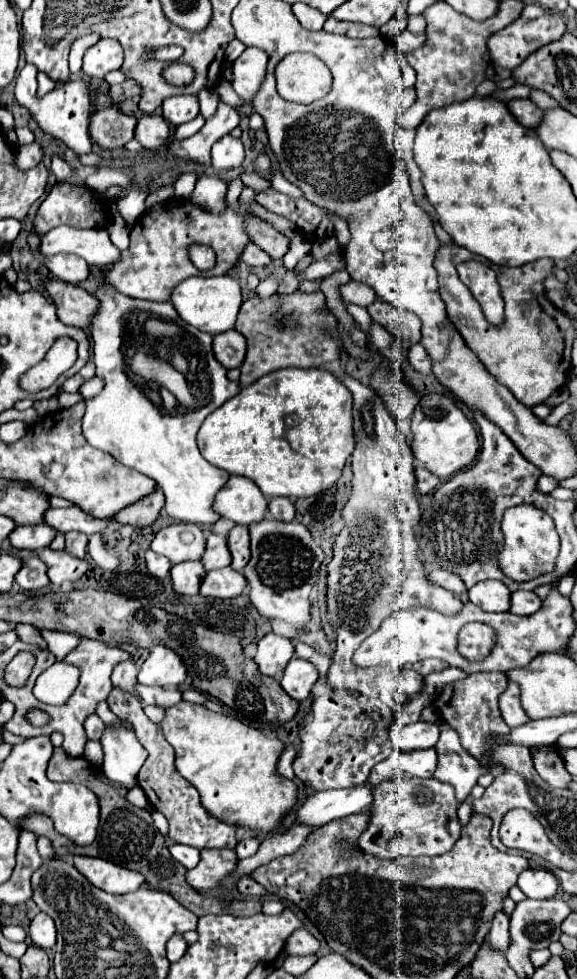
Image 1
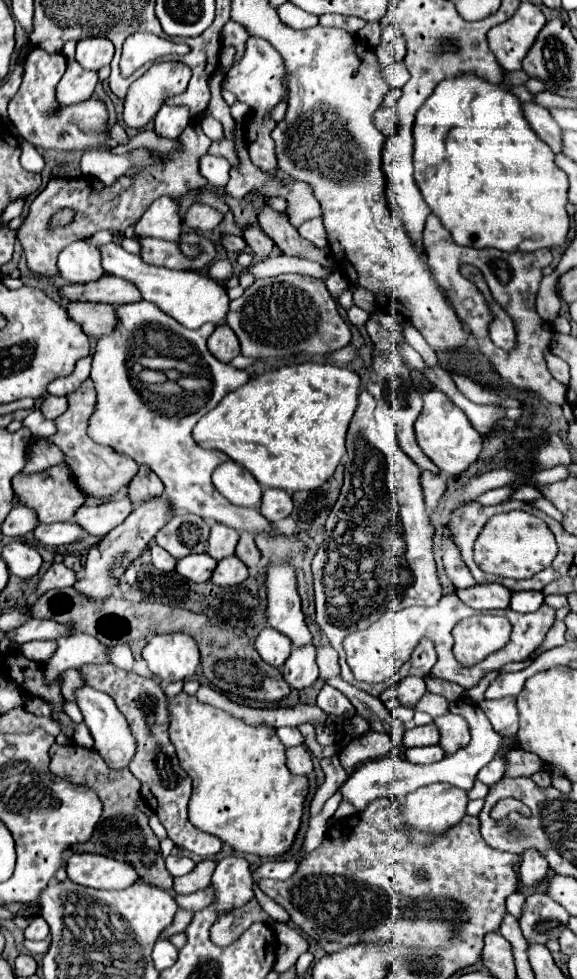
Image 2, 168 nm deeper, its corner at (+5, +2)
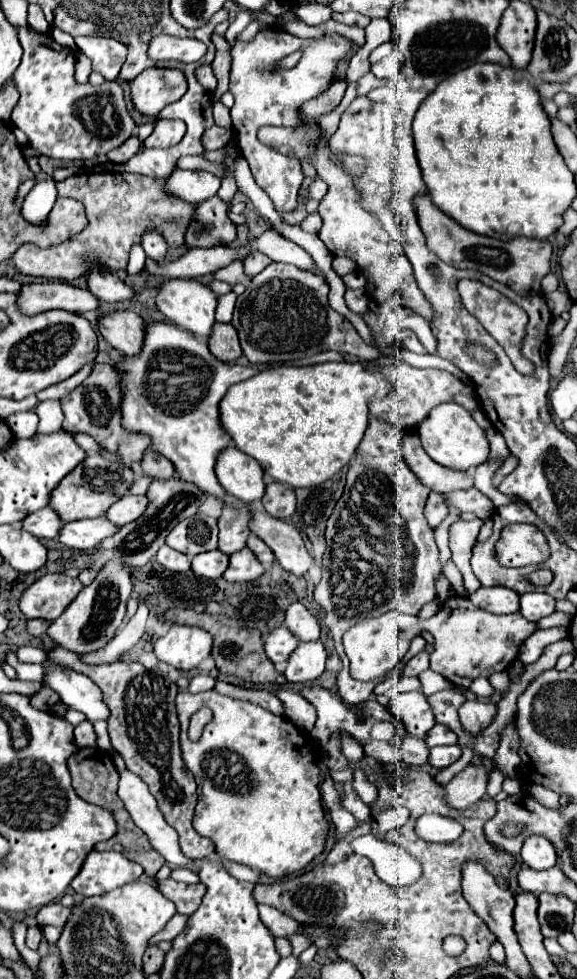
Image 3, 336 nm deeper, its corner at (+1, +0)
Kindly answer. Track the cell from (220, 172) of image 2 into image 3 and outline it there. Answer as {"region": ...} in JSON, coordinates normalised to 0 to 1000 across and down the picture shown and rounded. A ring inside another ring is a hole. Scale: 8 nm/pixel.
{"region":[[[305,172],[284,188],[284,196],[298,198],[326,208],[347,208],[350,204],[360,204],[374,200],[381,192],[381,182],[364,176],[343,176],[343,174],[312,174]]]}

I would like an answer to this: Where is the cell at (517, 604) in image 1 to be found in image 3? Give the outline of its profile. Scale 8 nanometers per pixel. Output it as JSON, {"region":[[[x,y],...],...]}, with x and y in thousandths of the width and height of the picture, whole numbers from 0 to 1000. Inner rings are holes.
{"region":[[[915,605],[901,609],[901,625],[912,633],[932,635],[936,631],[960,625],[964,613],[946,605]]]}

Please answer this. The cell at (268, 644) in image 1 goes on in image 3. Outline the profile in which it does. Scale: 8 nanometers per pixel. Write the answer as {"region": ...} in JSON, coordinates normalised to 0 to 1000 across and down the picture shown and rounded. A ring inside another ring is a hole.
{"region":[[[482,639],[478,644],[468,646],[468,650],[461,652],[458,662],[461,662],[461,668],[475,676],[482,686],[492,686],[496,674],[513,664],[516,658],[520,658],[520,654],[496,639]]]}

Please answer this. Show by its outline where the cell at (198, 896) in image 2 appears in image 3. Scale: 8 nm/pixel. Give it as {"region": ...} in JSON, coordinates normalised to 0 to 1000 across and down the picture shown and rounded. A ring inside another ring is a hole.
{"region":[[[305,934],[305,936],[302,936],[302,938],[298,938],[291,944],[288,944],[288,948],[284,948],[281,952],[267,954],[267,958],[263,958],[263,960],[256,960],[256,966],[274,964],[277,960],[298,960],[305,954],[312,954],[312,948],[319,946],[322,938],[326,938],[326,936],[312,936],[312,934]]]}

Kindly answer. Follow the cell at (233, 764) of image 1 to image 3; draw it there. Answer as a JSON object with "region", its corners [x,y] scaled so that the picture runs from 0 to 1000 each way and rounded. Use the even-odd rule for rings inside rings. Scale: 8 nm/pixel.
{"region":[[[319,705],[305,713],[305,723],[312,735],[315,774],[343,801],[336,846],[343,852],[360,854],[371,860],[374,872],[381,872],[388,878],[433,885],[468,897],[492,897],[510,893],[555,874],[562,870],[572,842],[562,836],[555,819],[555,766],[541,752],[527,746],[516,746],[492,731],[478,731],[440,717],[385,711],[374,705],[350,709],[329,709]],[[350,721],[367,723],[371,733],[364,742],[354,744],[350,754],[343,758],[329,758],[322,752],[326,737],[329,731]],[[423,799],[426,807],[416,807],[416,801]]]}

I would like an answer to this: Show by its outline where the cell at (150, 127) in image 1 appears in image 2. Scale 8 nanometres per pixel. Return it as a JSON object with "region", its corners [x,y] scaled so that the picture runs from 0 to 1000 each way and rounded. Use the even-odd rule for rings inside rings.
{"region":[[[277,63],[277,65],[260,67],[256,74],[250,78],[243,78],[225,88],[222,98],[215,102],[215,125],[218,125],[218,129],[236,131],[236,133],[253,131],[253,127],[270,118],[270,114],[284,106],[284,100],[312,96],[322,92],[329,78],[333,78],[333,72],[319,63]]]}

